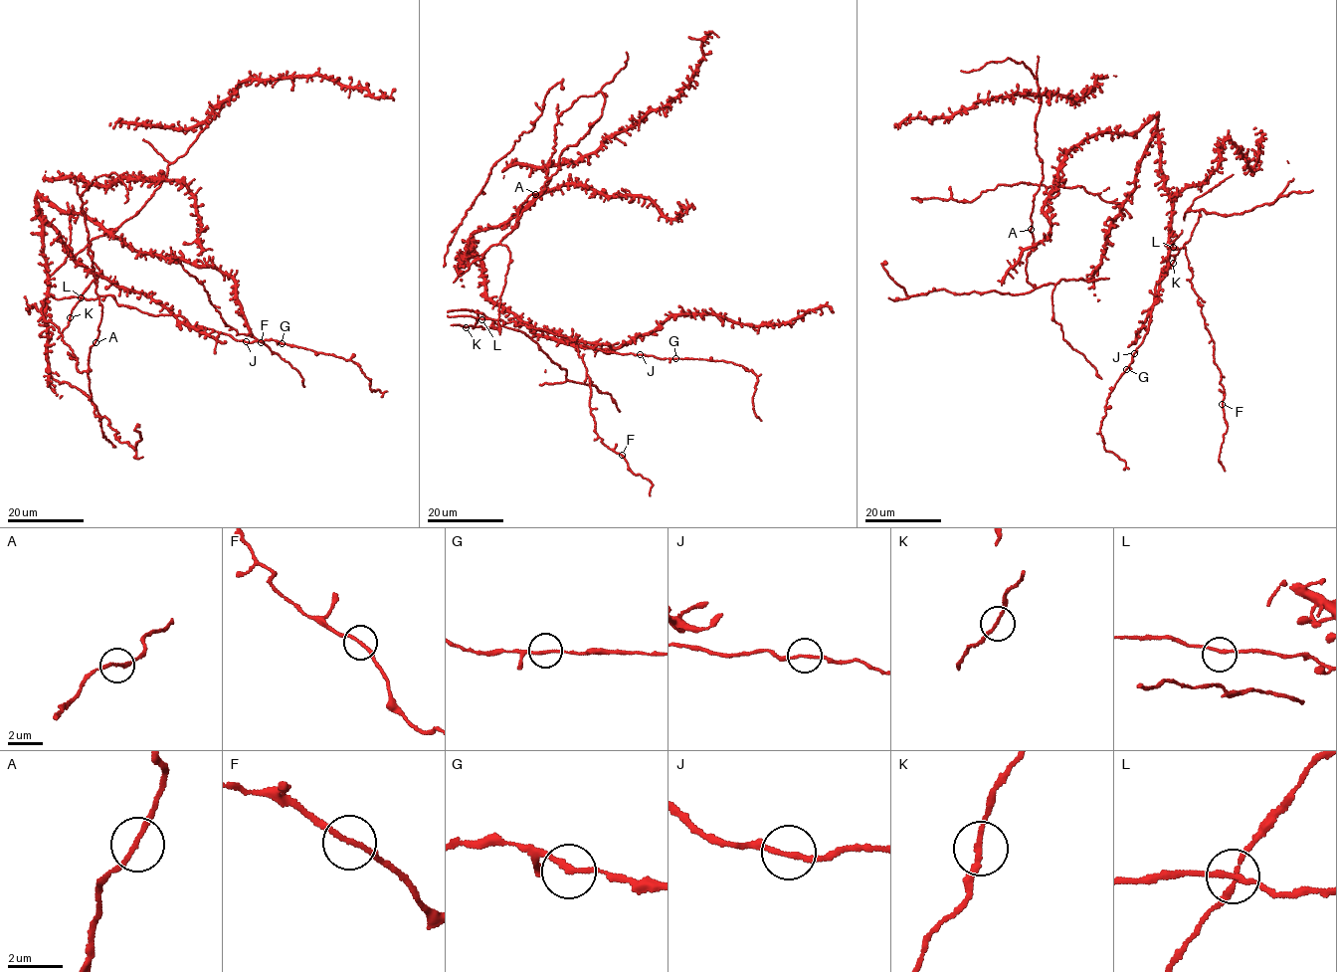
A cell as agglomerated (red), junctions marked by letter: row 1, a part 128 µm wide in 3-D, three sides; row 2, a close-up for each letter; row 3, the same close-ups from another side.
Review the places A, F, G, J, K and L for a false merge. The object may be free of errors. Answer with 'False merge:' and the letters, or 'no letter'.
False merge: no letter

